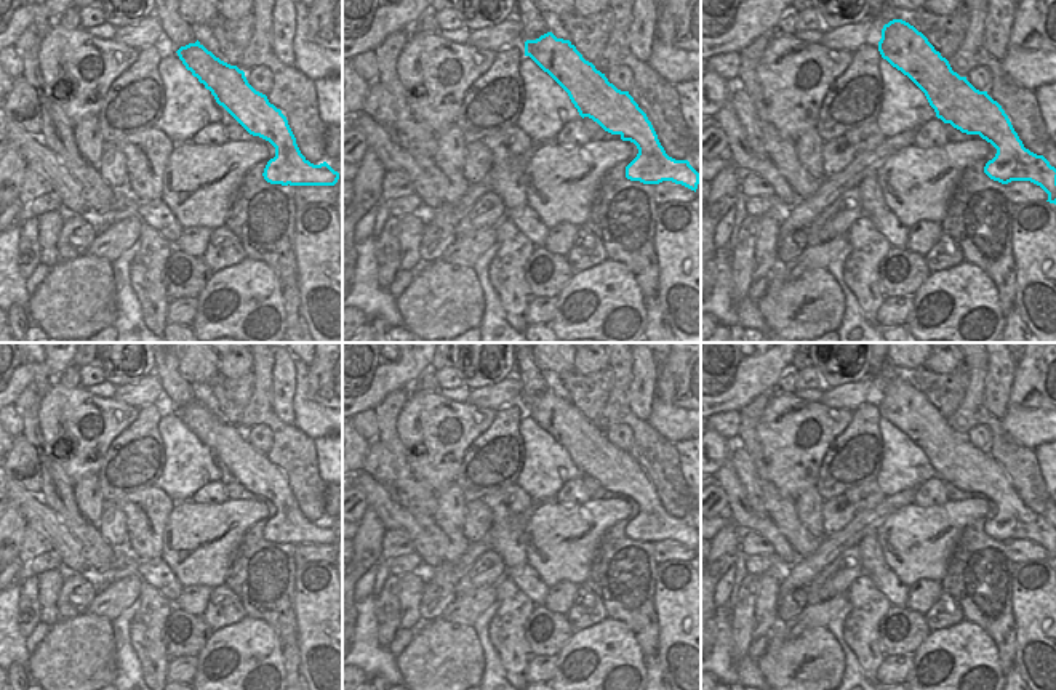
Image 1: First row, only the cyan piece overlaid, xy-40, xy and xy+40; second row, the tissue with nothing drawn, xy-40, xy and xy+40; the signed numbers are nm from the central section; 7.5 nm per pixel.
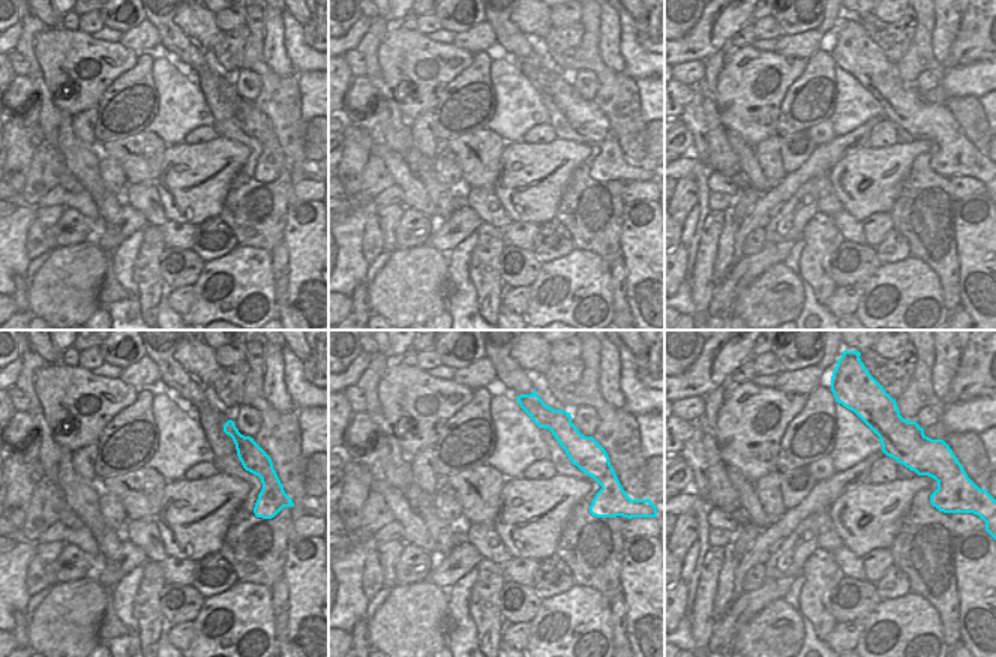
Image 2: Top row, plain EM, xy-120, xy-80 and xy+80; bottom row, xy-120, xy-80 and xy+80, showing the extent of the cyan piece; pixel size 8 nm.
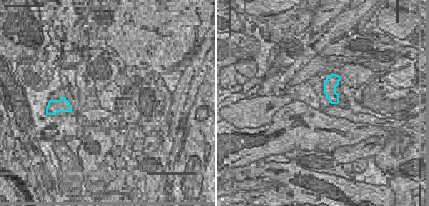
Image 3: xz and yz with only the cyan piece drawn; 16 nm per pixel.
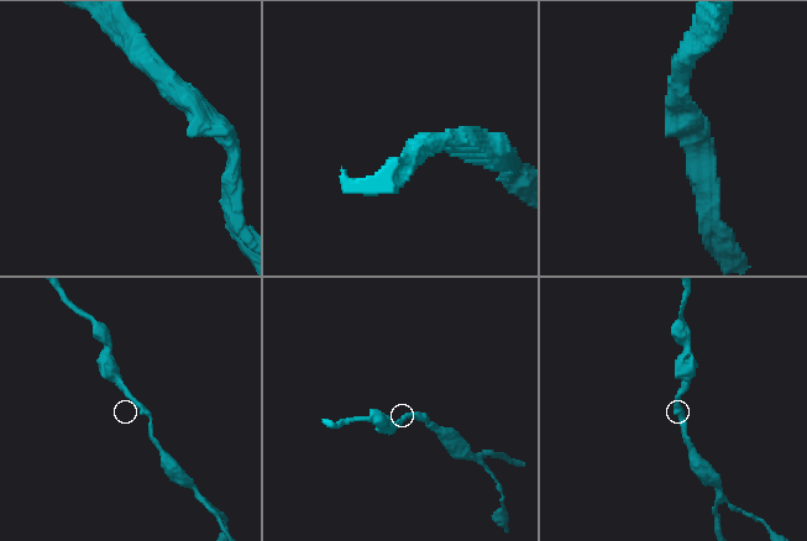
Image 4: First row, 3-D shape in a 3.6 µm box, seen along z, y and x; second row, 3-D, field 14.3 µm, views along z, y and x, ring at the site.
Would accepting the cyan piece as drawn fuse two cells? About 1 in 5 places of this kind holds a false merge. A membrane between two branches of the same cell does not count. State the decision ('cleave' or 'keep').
keep

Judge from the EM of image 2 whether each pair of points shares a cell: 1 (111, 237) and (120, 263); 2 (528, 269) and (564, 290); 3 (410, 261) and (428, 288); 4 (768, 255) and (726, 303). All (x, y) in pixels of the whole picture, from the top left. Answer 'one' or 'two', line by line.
1: two
2: two
3: one
4: one

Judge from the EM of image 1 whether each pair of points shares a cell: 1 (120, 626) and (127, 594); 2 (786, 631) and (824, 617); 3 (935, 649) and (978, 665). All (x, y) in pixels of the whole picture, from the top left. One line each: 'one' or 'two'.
1: two
2: one
3: one

